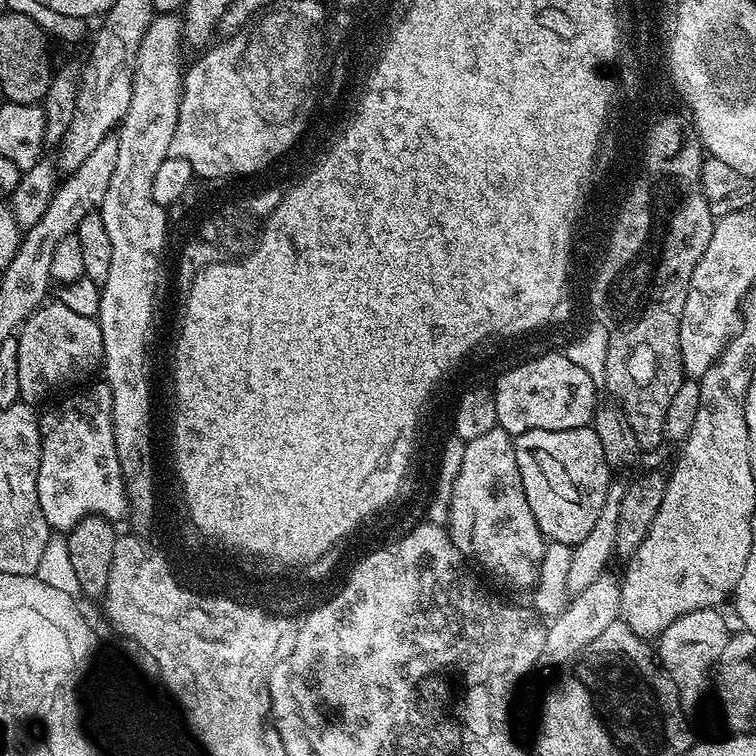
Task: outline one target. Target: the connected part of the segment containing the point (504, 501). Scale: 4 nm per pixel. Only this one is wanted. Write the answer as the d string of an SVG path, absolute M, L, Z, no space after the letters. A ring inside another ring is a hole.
M497 426L486 434L467 441L456 480L460 483L460 545L456 549L469 561L477 560L486 571L493 572L520 588L527 584L528 587L535 585L544 557L546 537L540 533L538 522L530 510L530 502L526 502L513 437Z

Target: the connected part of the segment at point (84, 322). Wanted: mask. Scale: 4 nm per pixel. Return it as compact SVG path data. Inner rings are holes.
M48 302L43 306L36 309L27 320L24 321L22 327L18 332L18 386L20 387L20 400L29 406L37 406L48 395L51 394L55 388L64 388L67 384L79 385L81 382L79 380L84 380L87 376L92 376L95 372L99 373L101 371L104 362L104 343L102 342L102 330L100 329L99 323L91 316L83 316L82 314L74 314L74 310L66 310L66 306L62 306L59 302Z

